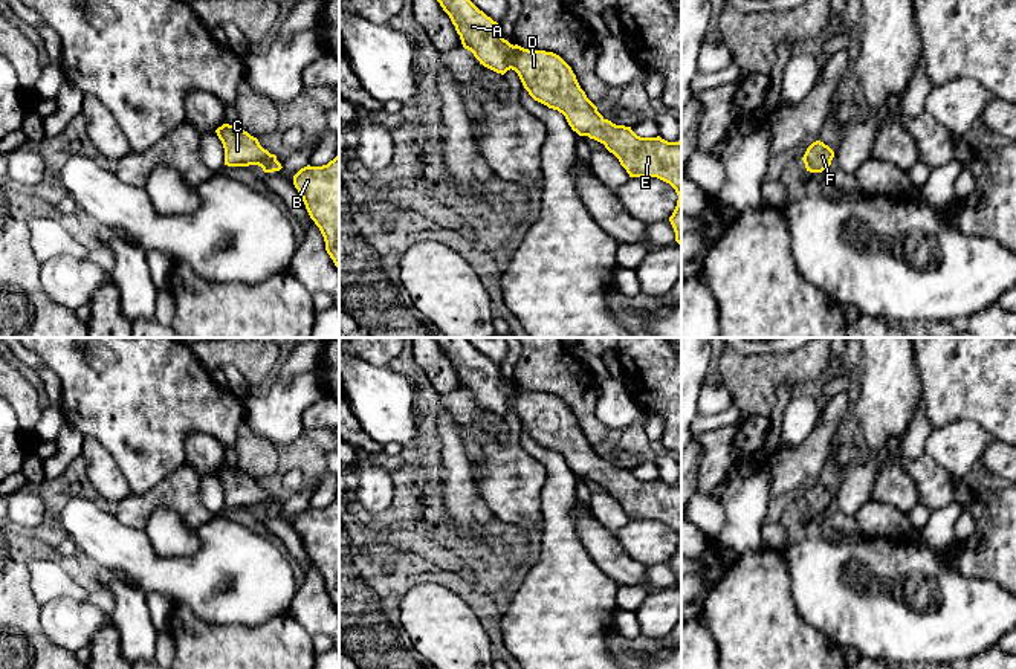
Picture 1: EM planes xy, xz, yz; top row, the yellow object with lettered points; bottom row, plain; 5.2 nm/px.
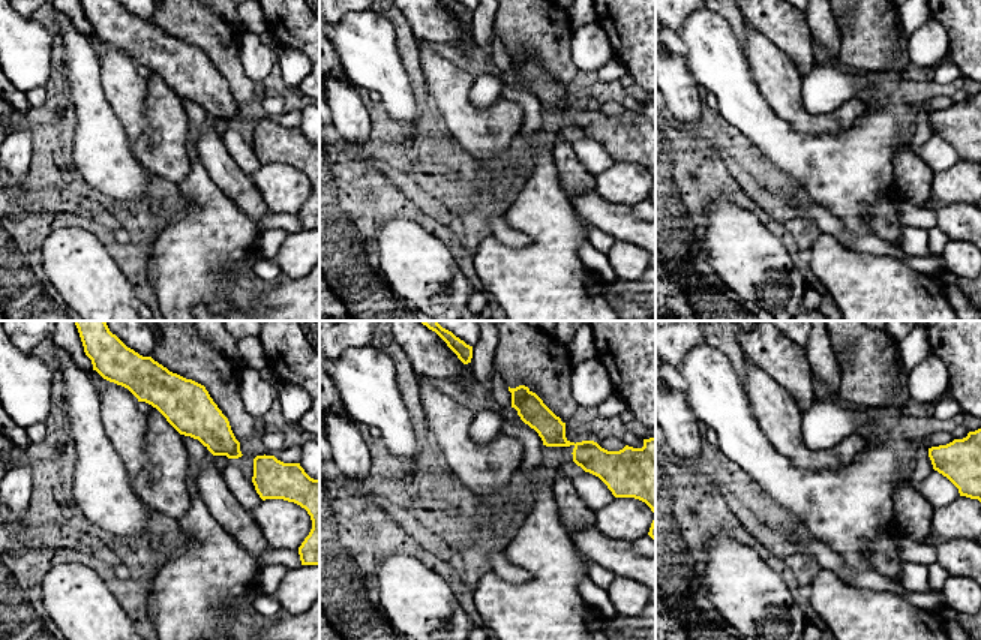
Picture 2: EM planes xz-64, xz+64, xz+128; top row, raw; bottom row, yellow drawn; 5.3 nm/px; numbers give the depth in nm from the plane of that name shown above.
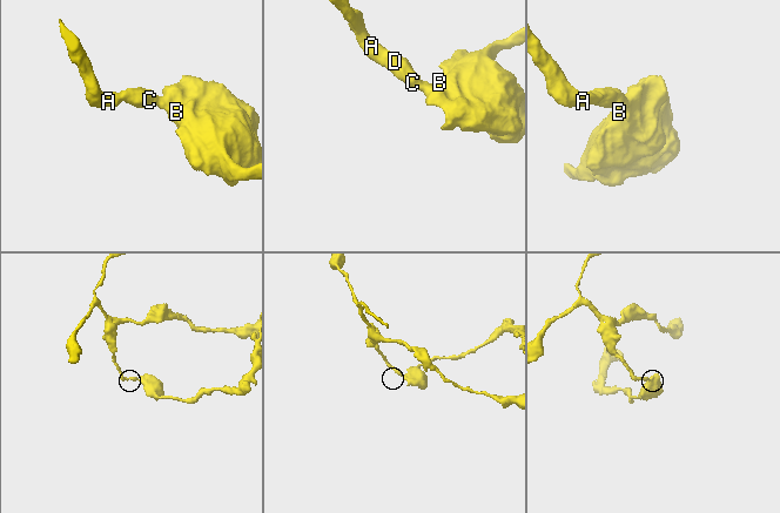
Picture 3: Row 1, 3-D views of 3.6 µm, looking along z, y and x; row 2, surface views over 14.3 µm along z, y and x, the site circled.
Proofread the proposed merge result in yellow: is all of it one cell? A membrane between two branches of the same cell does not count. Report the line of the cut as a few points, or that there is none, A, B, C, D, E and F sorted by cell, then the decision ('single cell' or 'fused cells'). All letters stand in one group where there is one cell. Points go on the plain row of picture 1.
cut none; groups A B C D E F; single cell

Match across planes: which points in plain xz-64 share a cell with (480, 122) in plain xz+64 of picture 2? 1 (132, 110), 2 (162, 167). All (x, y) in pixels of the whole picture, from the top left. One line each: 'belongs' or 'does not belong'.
1: does not belong
2: belongs

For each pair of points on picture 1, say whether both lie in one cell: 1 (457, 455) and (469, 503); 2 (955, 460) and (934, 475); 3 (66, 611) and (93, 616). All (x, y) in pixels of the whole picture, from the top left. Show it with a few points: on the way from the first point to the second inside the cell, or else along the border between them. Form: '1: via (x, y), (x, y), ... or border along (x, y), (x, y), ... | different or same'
1: via (457, 468), (460, 491) | same
2: border along (925, 454), (949, 474), (961, 478) | different
3: via (72, 616), (87, 616) | same

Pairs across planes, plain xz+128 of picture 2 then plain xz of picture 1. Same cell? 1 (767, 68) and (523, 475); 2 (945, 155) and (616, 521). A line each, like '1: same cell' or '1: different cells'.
1: same cell
2: same cell

